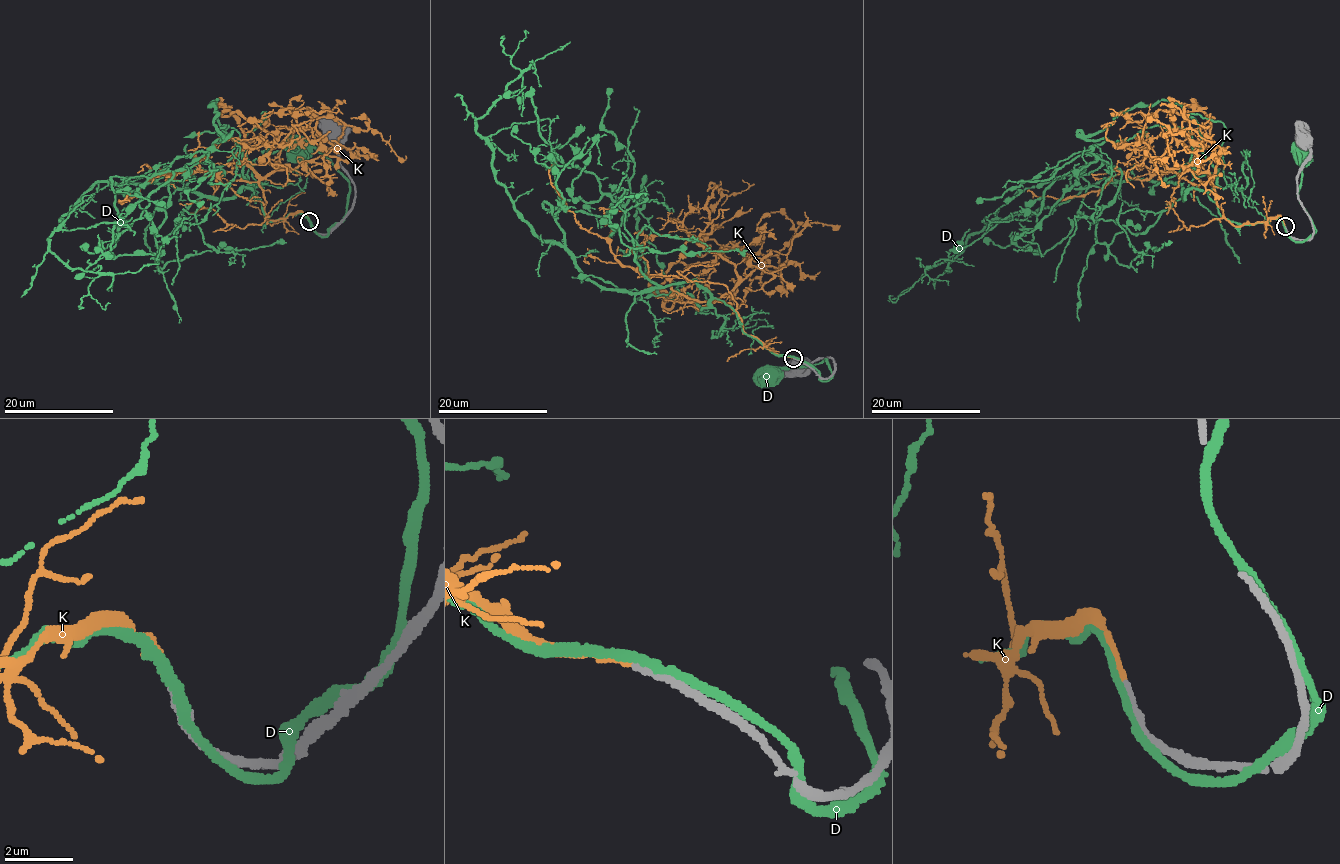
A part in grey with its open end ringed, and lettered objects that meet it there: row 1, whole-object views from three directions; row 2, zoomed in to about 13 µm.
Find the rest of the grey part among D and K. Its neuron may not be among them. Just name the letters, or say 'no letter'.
K

